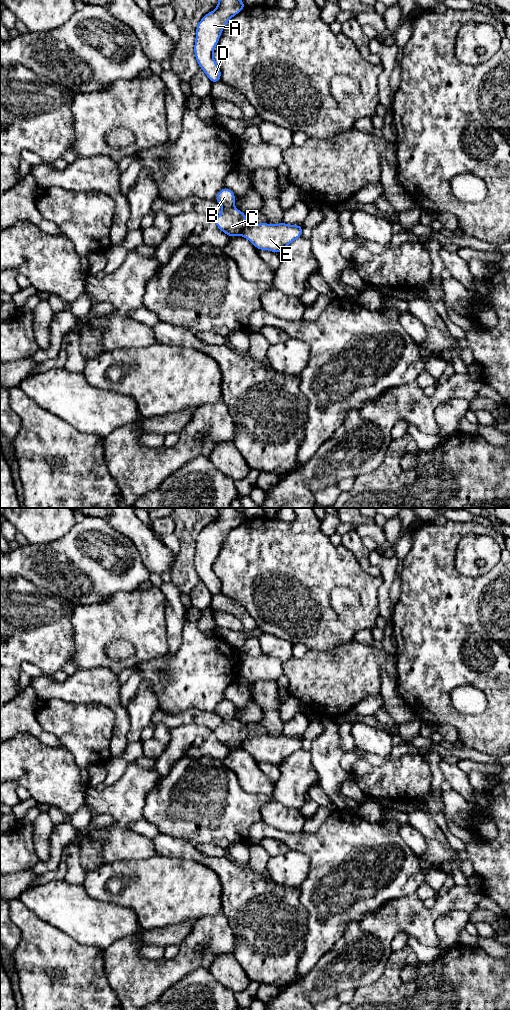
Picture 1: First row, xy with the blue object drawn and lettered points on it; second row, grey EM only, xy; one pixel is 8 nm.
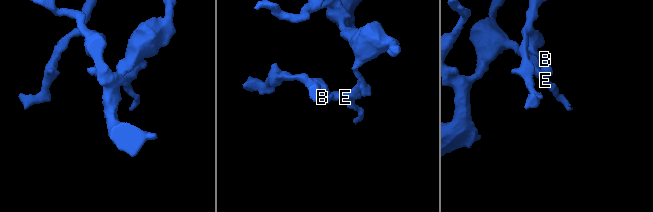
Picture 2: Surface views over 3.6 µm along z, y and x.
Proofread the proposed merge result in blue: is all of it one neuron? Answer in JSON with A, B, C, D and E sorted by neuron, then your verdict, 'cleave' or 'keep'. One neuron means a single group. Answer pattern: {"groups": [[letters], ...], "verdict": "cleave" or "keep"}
{"groups": [["A", "B", "C", "D"], ["E"]], "verdict": "cleave"}

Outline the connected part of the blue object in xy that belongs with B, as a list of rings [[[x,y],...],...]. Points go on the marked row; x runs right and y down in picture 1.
[[[224,187],[217,193],[215,199],[223,208],[222,213],[213,218],[217,227],[230,237],[242,235],[248,223],[246,214],[235,209],[236,197],[233,191]]]

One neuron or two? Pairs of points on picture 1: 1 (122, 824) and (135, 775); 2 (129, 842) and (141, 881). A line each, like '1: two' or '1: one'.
1: one
2: two

